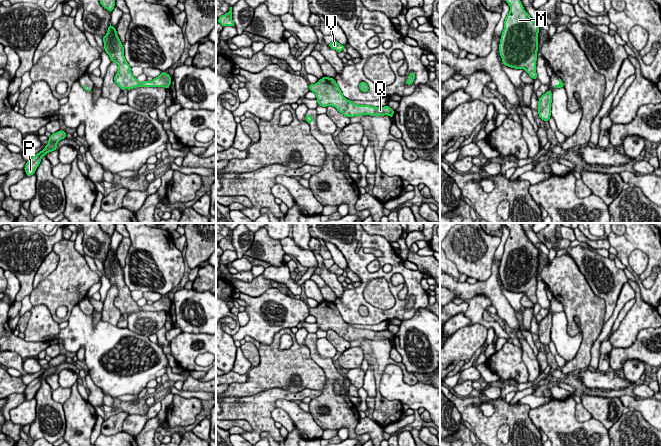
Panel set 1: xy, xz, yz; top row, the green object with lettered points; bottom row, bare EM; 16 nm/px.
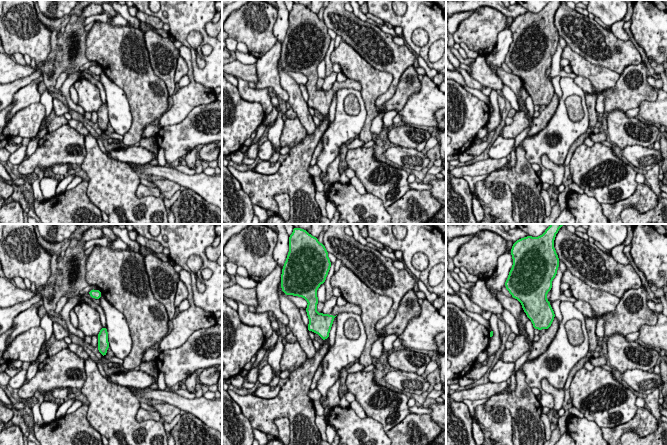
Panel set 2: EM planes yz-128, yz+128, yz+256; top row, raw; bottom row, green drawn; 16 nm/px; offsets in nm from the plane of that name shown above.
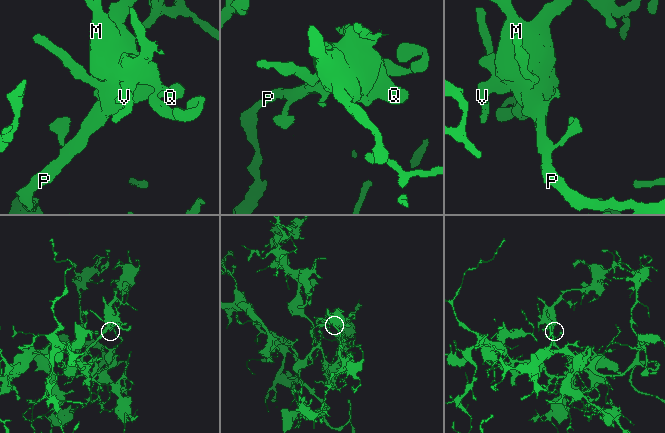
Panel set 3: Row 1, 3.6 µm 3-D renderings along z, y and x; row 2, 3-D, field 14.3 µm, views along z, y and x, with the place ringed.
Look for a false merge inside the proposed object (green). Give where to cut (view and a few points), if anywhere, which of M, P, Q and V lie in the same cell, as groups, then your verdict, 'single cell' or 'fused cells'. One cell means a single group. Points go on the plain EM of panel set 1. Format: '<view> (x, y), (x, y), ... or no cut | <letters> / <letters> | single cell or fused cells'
no cut | M P Q V | single cell

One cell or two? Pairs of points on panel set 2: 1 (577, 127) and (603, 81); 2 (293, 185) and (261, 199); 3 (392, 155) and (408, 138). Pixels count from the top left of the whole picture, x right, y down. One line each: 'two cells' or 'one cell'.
1: two cells
2: one cell
3: two cells

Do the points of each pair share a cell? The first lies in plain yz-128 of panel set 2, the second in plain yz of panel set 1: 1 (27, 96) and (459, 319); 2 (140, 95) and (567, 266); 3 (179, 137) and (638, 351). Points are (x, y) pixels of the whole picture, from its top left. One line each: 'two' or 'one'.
1: two
2: one
3: one

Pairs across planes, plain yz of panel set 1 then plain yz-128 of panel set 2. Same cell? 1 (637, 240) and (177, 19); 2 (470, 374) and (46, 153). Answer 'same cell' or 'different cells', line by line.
1: same cell
2: different cells

